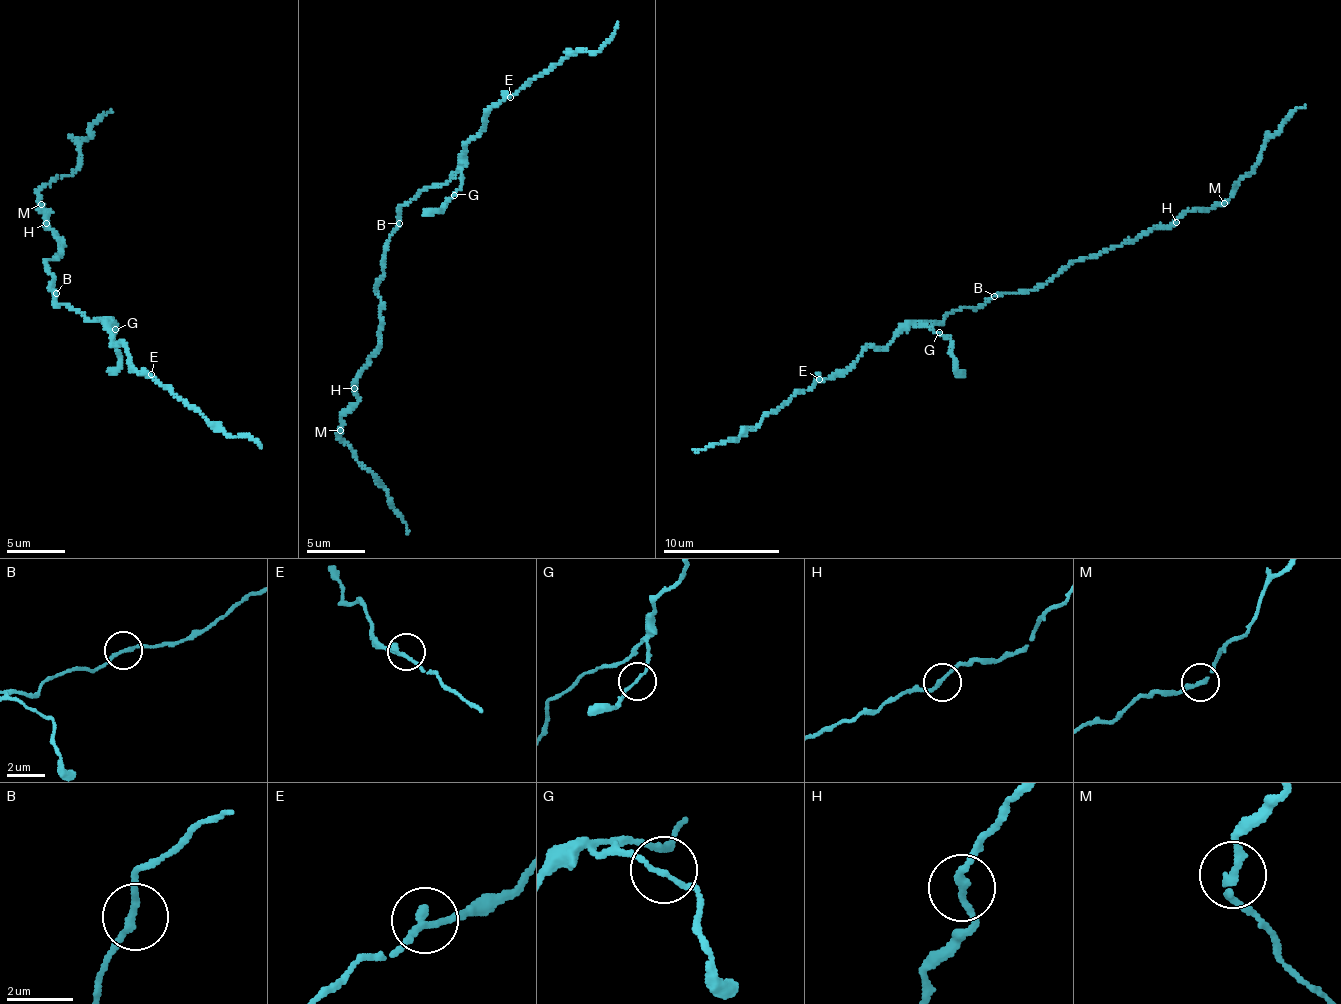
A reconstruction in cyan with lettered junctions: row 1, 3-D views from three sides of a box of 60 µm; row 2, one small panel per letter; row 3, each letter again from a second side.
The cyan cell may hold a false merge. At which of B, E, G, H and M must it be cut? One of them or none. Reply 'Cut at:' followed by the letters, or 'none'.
Cut at: none

